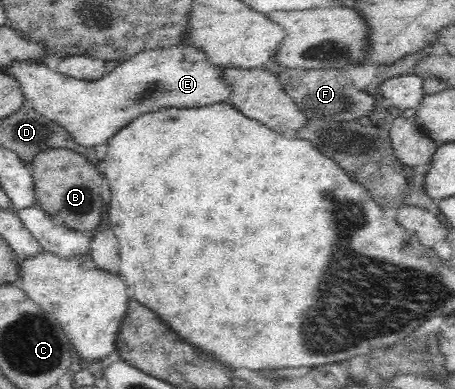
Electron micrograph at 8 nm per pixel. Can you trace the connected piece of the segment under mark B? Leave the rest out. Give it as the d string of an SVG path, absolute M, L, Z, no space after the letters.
M66 148L44 149L32 159L29 166L35 199L56 225L65 225L79 232L99 226L103 206L100 191L104 175L84 155Z

